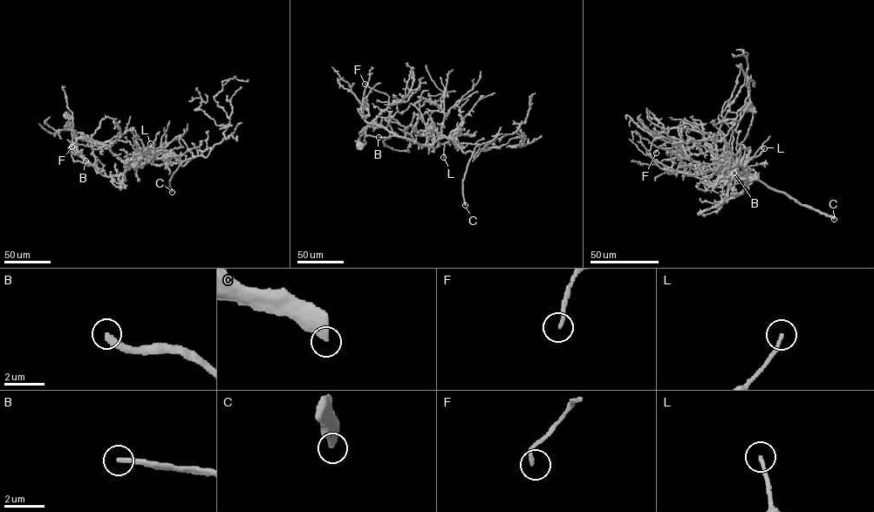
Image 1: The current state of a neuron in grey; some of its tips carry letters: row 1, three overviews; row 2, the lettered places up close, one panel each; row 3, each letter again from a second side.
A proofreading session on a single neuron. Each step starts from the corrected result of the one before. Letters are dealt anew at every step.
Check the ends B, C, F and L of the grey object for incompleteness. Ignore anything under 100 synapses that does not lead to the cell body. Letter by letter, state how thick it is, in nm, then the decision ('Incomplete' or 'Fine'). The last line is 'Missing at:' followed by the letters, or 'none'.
B: Thickness 320 nm. Fine
C: Thickness 480 nm. Incomplete
F: Thickness 190 nm. Fine
L: Thickness 180 nm. Fine
Missing at: C

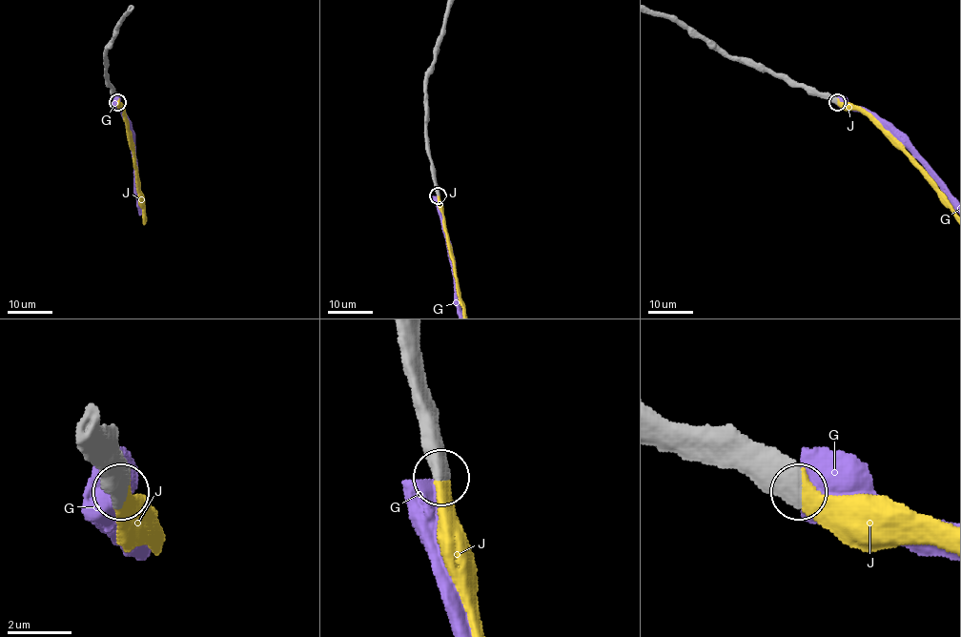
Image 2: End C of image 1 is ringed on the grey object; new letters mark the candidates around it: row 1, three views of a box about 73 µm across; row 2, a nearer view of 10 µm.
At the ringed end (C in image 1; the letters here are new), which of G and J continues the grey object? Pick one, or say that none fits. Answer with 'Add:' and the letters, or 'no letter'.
Add: J

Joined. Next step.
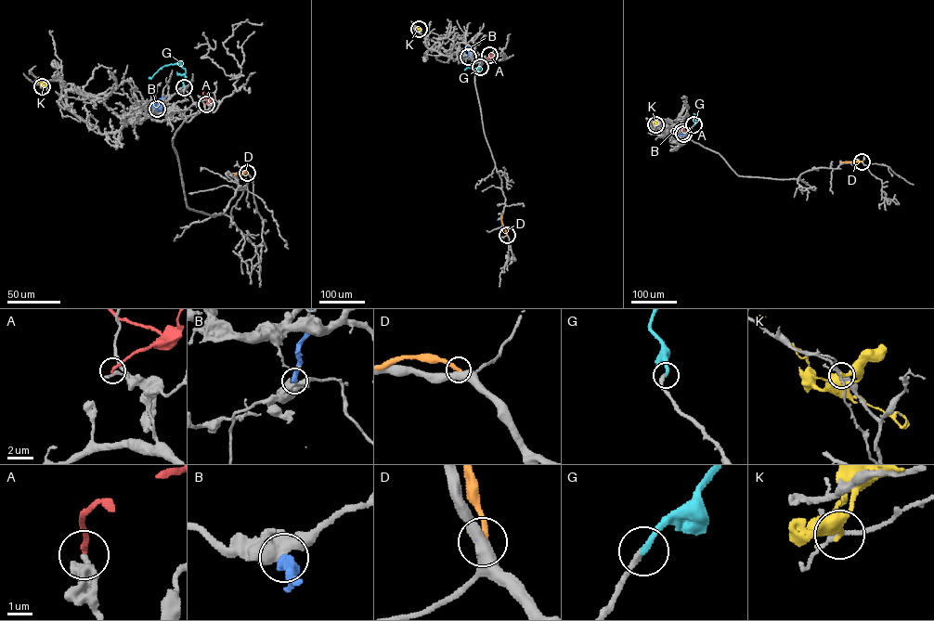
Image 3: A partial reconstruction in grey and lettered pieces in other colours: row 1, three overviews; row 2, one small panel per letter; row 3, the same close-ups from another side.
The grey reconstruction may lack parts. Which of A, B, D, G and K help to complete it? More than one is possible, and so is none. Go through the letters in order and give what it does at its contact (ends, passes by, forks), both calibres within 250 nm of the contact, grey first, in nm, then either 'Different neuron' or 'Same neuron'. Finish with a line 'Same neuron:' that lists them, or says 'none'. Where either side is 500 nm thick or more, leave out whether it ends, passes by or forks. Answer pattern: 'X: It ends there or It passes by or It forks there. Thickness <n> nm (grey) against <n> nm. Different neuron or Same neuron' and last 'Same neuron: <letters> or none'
A: It ends there. Thickness 280 nm (grey) against 200 nm. Different neuron
B: It ends there. Thickness 380 nm (grey) against 420 nm. Different neuron
D: Thickness 500 nm (grey) against 240 nm. Different neuron
G: It ends there. Thickness 280 nm (grey) against 280 nm. Same neuron
K: It ends there. Thickness 130 nm (grey) against 280 nm. Different neuron
Same neuron: G

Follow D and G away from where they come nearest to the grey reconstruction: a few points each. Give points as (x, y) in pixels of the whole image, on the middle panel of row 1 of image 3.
D: (507, 235), (502, 214)
G: (480, 67), (464, 70)

